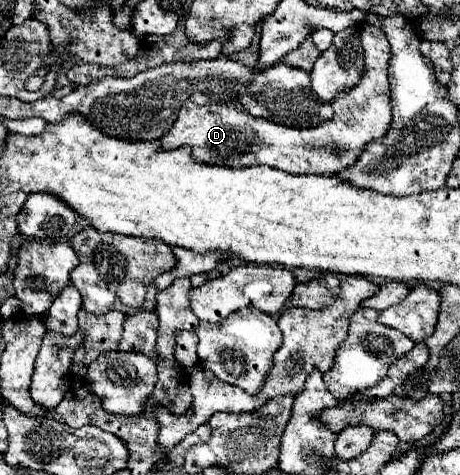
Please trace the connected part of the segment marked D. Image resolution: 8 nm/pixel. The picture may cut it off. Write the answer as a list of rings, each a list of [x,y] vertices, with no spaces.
[[[365,24],[361,30],[361,44],[363,44],[363,58],[365,58],[363,78],[359,78],[359,82],[351,90],[335,96],[335,102],[333,102],[335,114],[331,120],[327,120],[315,128],[305,128],[305,130],[303,128],[287,128],[287,126],[279,126],[279,124],[265,120],[265,118],[253,118],[251,114],[247,114],[247,110],[243,106],[239,106],[235,102],[227,102],[227,104],[213,104],[211,102],[205,106],[197,106],[195,102],[187,100],[187,102],[183,102],[175,124],[171,126],[171,130],[161,140],[163,150],[179,148],[179,146],[191,146],[197,162],[215,164],[215,166],[231,166],[231,168],[267,164],[271,168],[279,168],[279,170],[289,172],[289,174],[333,176],[333,174],[345,170],[347,166],[353,166],[353,162],[367,148],[367,144],[377,140],[377,138],[383,138],[391,126],[391,98],[389,98],[389,82],[387,82],[389,42],[387,42],[383,30],[379,30],[371,24]]]

